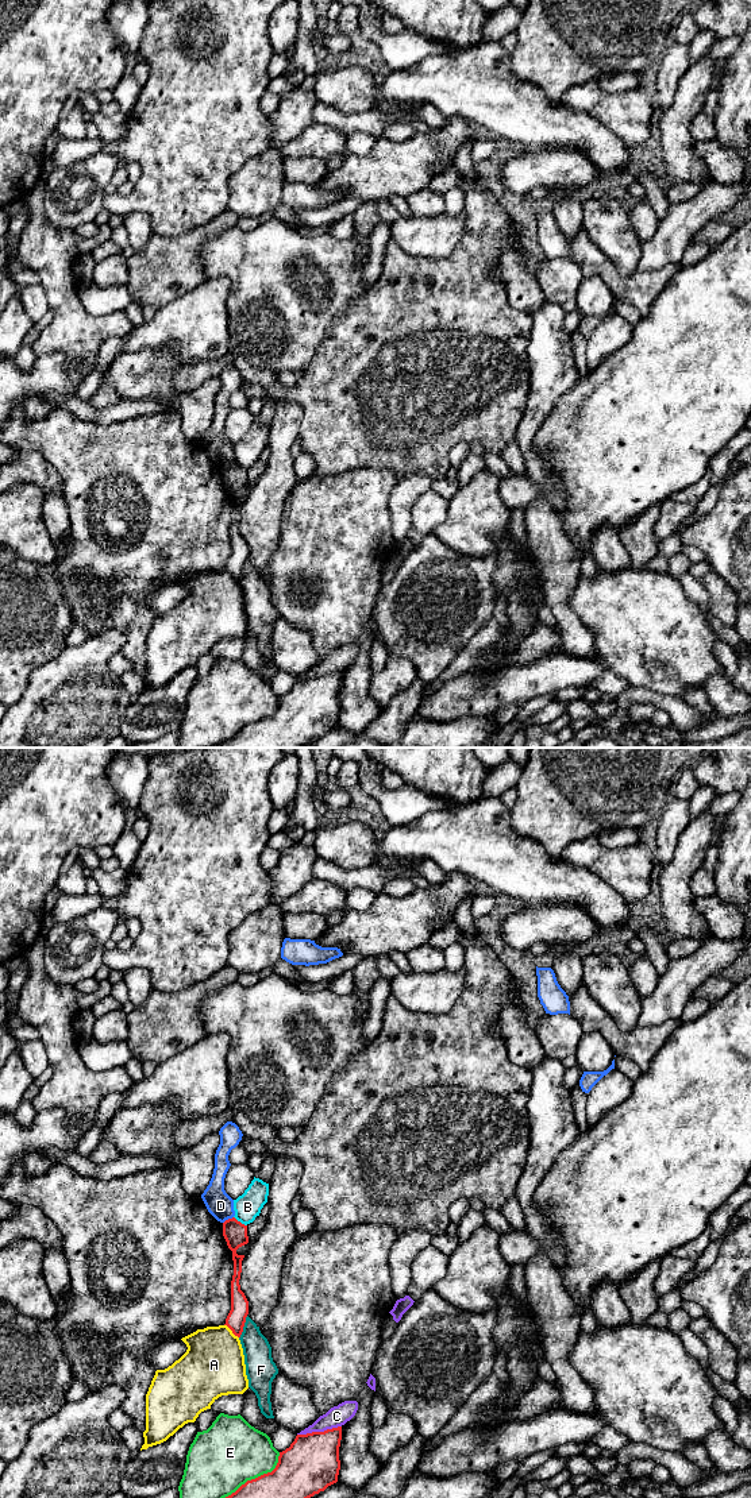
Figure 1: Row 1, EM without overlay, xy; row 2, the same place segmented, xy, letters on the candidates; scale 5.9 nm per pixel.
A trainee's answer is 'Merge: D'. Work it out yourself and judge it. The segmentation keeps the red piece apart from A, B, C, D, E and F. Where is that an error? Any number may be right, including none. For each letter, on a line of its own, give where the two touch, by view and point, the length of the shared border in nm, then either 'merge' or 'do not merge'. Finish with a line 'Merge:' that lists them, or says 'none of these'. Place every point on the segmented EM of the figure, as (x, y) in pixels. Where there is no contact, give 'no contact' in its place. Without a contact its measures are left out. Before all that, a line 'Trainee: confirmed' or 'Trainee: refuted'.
Trainee: refuted
A: contact xy (231, 1329); length 120 nm; do not merge
B: contact xy (239, 1222); length 100 nm; do not merge
C: contact xy (319, 1432); length 280 nm; do not merge
D: contact xy (228, 1219); length 80 nm; do not merge
E: contact xy (258, 1477); length 420 nm; do not merge
F: contact xy (243, 1325); length 140 nm; do not merge
Merge: none of these

